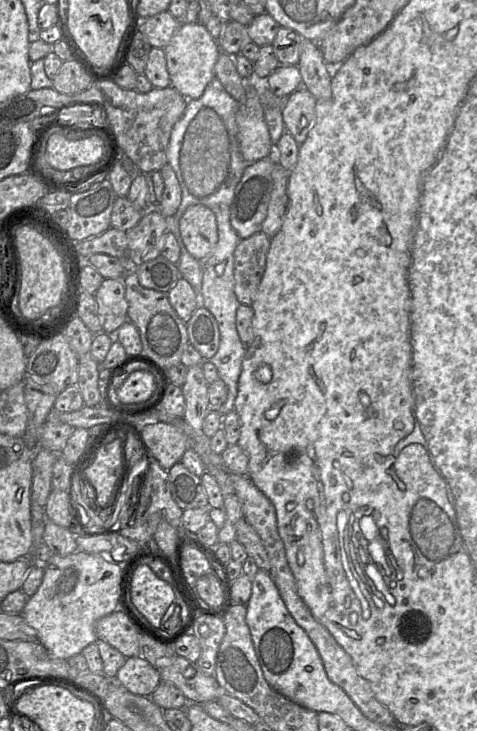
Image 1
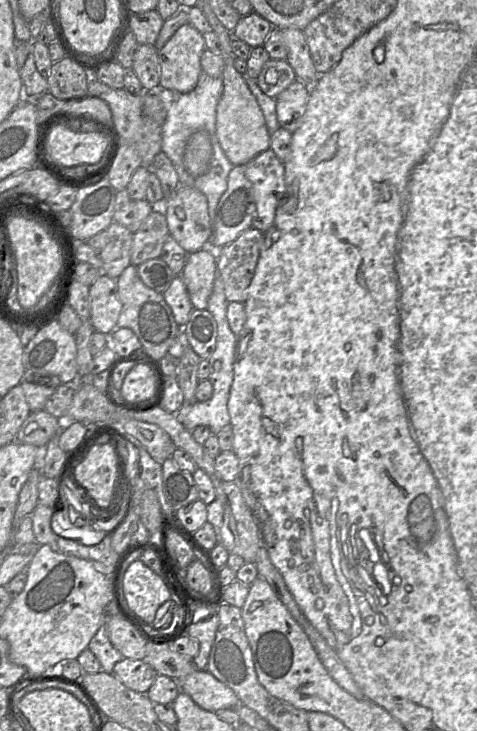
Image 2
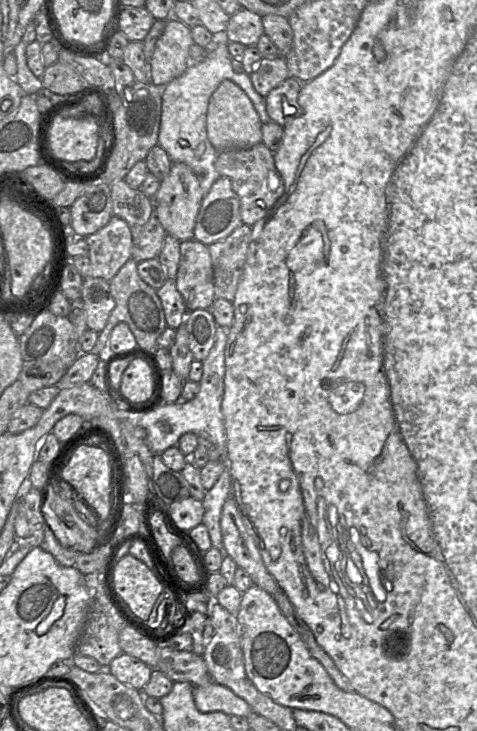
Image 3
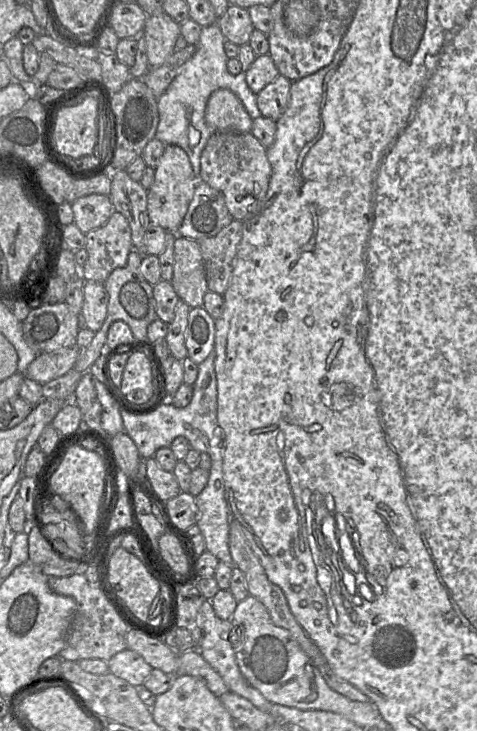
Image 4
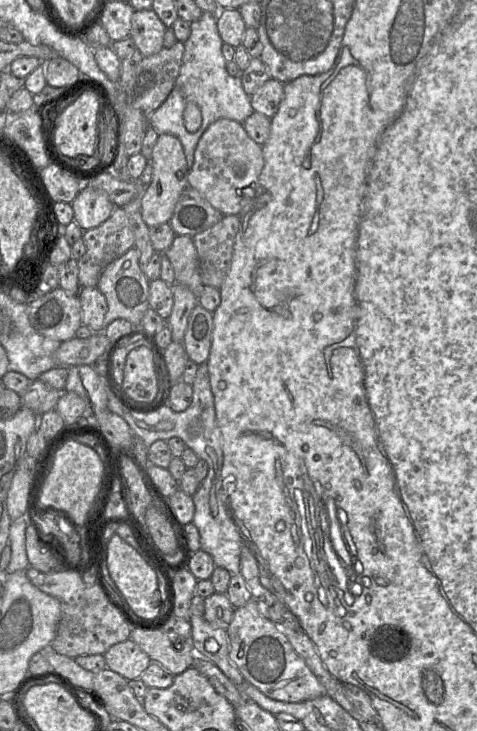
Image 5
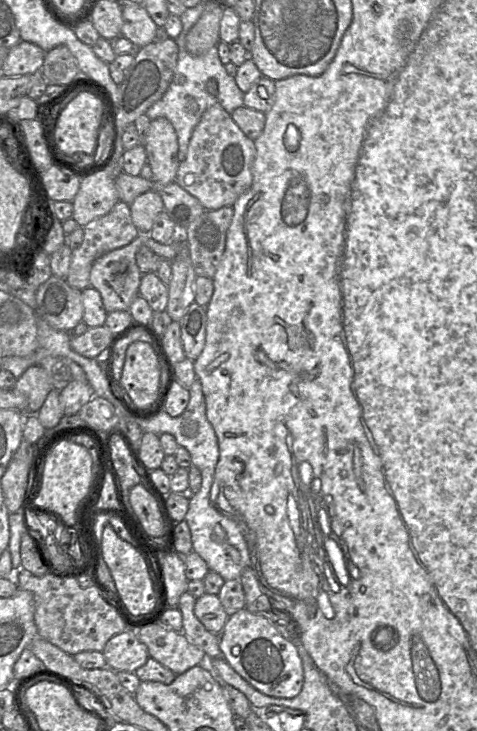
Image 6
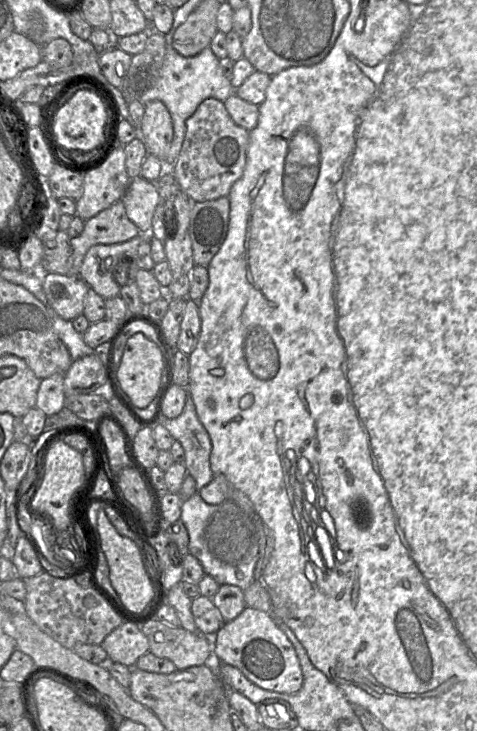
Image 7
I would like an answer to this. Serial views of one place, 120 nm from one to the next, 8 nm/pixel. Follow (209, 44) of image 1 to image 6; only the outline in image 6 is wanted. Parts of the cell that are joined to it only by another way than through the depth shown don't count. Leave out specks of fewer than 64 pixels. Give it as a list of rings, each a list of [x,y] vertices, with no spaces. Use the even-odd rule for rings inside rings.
[[[122,2],[123,25],[121,36],[143,47],[155,39],[158,26],[143,5],[133,2]]]

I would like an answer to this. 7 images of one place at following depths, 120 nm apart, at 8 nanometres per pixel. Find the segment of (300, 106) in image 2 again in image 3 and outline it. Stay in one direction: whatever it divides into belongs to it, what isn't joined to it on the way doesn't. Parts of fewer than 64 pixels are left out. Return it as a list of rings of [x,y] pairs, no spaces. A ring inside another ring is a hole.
[[[289,77],[265,97],[266,110],[272,121],[284,127],[301,113],[298,97],[303,83]]]

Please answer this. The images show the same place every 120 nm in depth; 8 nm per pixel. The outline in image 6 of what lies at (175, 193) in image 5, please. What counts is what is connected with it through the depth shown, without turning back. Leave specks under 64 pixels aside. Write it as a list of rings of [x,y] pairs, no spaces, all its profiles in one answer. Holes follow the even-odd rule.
[[[163,117],[151,120],[143,146],[153,173],[153,179],[149,181],[173,183],[180,162],[177,134],[170,121]],[[154,191],[137,196],[129,207],[132,222],[140,235],[149,235],[156,217],[164,211],[162,198]]]

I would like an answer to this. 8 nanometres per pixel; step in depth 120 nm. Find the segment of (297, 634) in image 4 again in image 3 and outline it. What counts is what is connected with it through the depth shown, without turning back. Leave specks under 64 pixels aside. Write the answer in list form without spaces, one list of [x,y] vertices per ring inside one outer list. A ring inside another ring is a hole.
[[[233,496],[223,505],[220,528],[224,554],[249,574],[254,585],[272,596],[281,591],[265,567],[254,532]]]

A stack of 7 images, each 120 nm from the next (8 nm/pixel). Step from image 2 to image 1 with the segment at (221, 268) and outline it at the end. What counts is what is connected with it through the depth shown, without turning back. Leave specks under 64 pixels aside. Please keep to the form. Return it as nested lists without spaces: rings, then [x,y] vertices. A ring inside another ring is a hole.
[[[263,231],[241,239],[234,252],[234,291],[240,304],[251,306],[264,276],[271,238]]]

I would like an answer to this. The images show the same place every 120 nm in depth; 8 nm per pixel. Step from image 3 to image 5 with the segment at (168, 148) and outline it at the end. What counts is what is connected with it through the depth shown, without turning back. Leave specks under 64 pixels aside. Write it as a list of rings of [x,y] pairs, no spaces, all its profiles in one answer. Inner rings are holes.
[[[203,11],[201,17],[191,22],[190,37],[184,42],[184,54],[178,77],[166,100],[148,117],[148,123],[159,135],[171,134],[179,139],[185,154],[188,173],[194,162],[197,143],[210,124],[220,118],[243,123],[254,109],[250,96],[245,92],[241,78],[232,77],[226,70],[222,54],[223,41],[217,28],[218,13]],[[187,103],[195,103],[201,112],[201,125],[195,132],[188,132],[184,126],[183,111]]]

